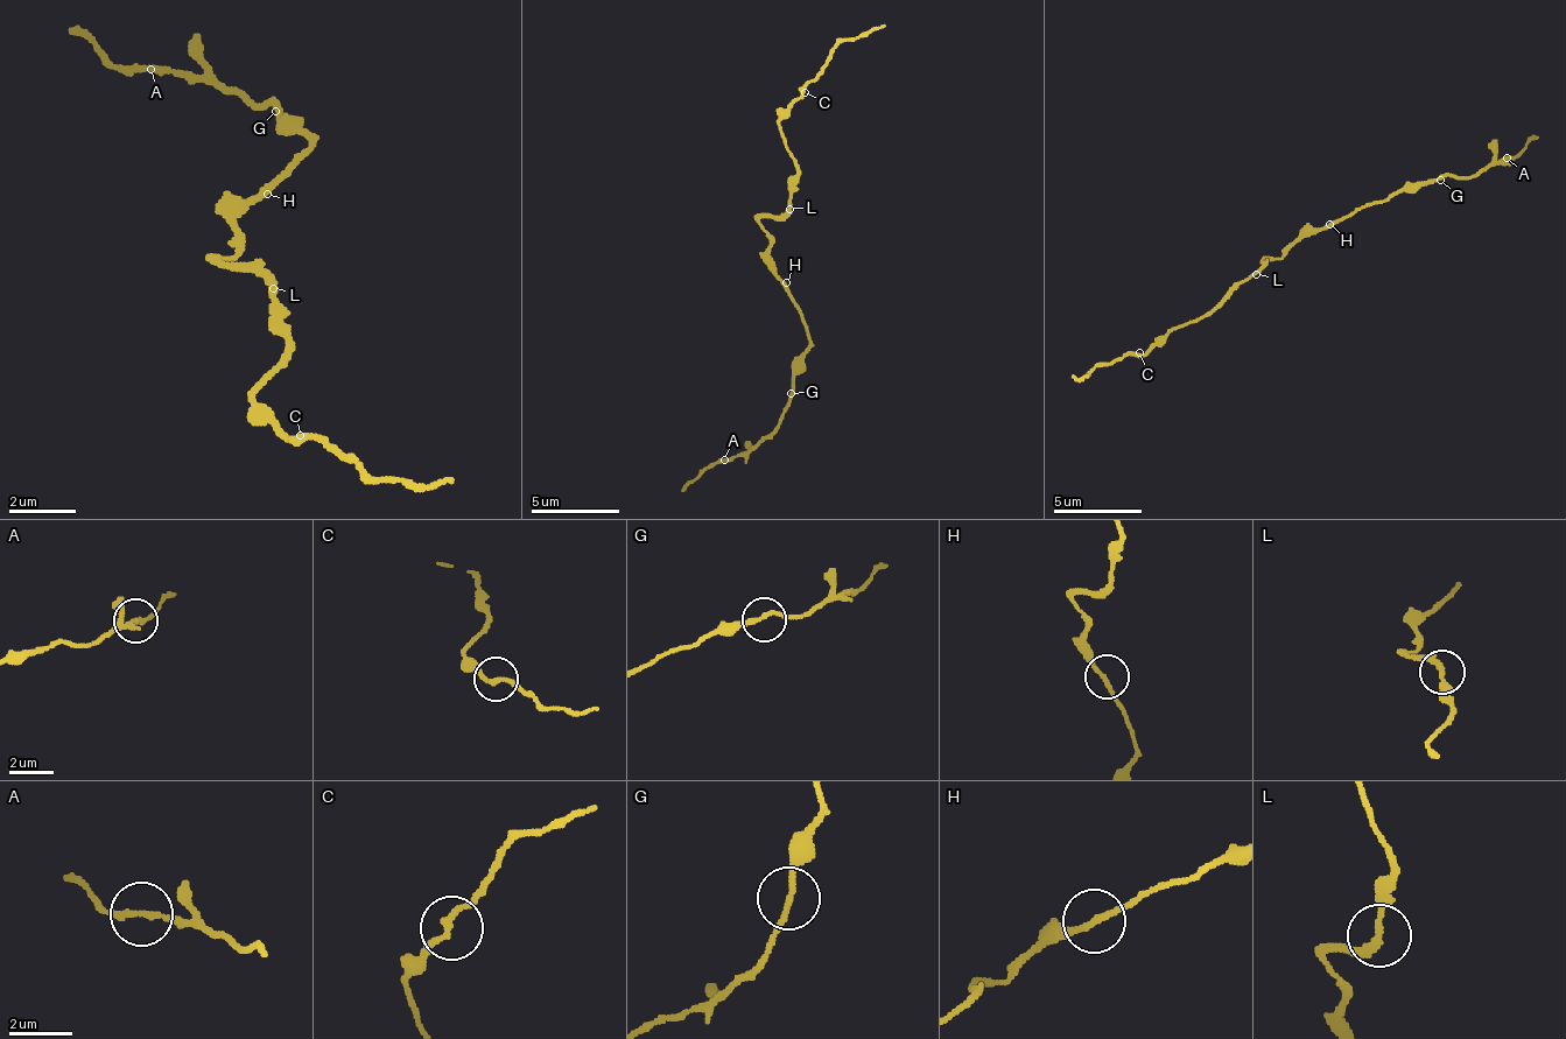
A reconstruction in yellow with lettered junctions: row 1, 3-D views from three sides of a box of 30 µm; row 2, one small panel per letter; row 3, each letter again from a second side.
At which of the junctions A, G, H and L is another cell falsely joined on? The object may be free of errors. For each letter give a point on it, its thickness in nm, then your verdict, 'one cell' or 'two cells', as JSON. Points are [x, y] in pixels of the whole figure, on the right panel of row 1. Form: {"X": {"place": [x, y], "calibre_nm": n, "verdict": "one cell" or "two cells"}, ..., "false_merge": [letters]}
{"A": {"place": [1507, 158], "calibre_nm": 180, "verdict": "one cell"}, "G": {"place": [1440, 180], "calibre_nm": 180, "verdict": "one cell"}, "H": {"place": [1329, 224], "calibre_nm": 180, "verdict": "one cell"}, "L": {"place": [1256, 274], "calibre_nm": 200, "verdict": "one cell"}, "false_merge": []}

